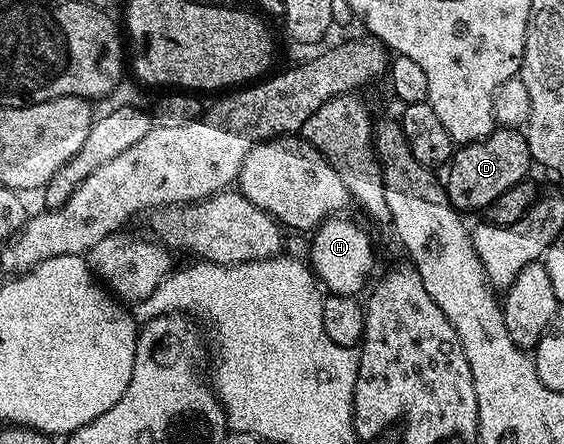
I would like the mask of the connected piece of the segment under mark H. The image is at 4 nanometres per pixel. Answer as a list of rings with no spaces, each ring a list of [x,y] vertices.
[[[331,217],[324,220],[313,232],[314,244],[310,247],[309,266],[318,277],[319,284],[331,295],[353,295],[361,296],[361,291],[367,290],[366,278],[370,275],[370,270],[374,267],[374,243],[370,240],[370,235],[358,223],[353,223],[346,217]]]

